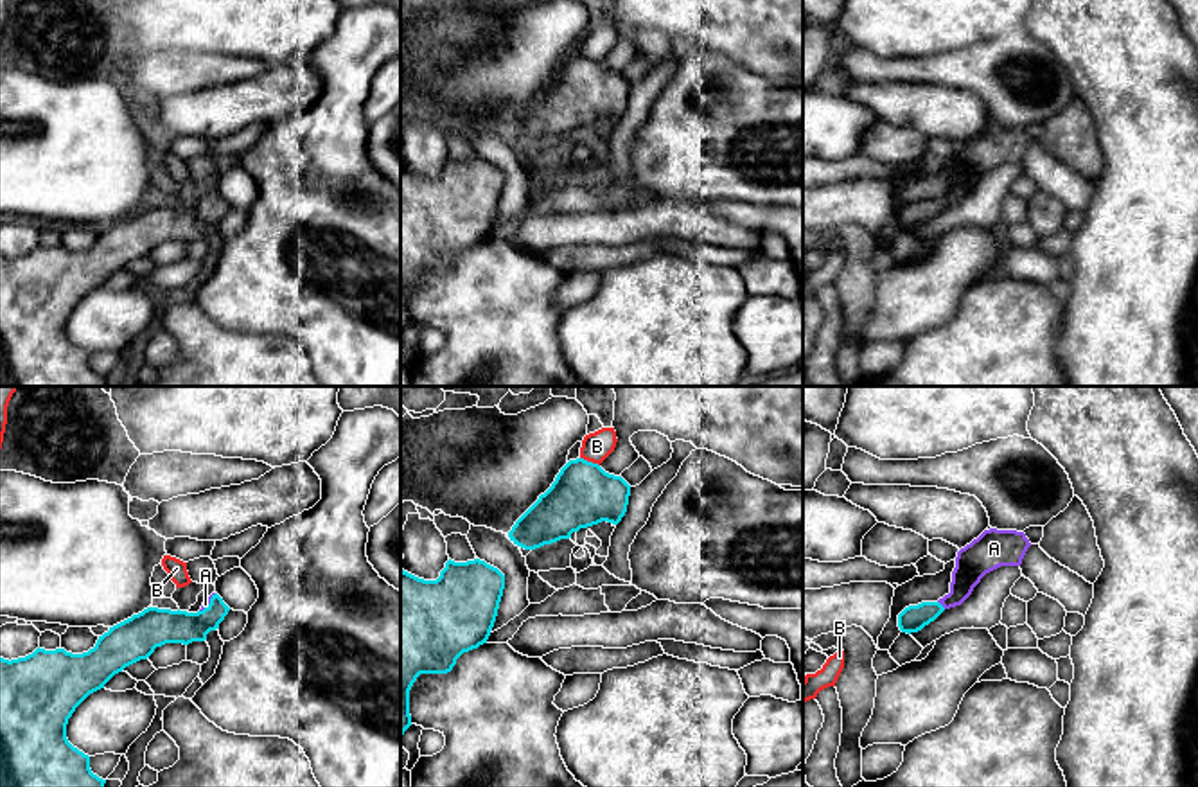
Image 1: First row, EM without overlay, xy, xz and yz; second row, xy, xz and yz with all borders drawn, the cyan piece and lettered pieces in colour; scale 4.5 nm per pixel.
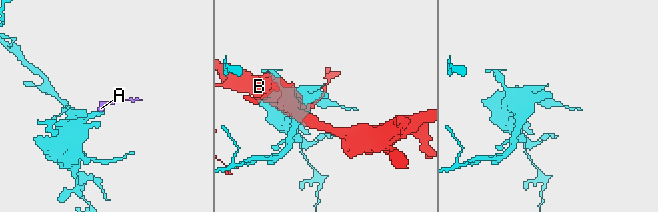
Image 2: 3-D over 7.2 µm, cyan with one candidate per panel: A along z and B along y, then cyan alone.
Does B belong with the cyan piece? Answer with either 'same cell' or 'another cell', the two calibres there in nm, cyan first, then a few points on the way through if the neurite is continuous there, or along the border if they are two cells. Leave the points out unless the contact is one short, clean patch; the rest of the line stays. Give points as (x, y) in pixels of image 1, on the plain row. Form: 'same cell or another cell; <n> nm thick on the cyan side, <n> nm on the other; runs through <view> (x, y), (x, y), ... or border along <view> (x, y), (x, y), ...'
another cell; 280 nm thick on the cyan side, 130 nm on the other; border along xz (581, 54), (598, 63)

